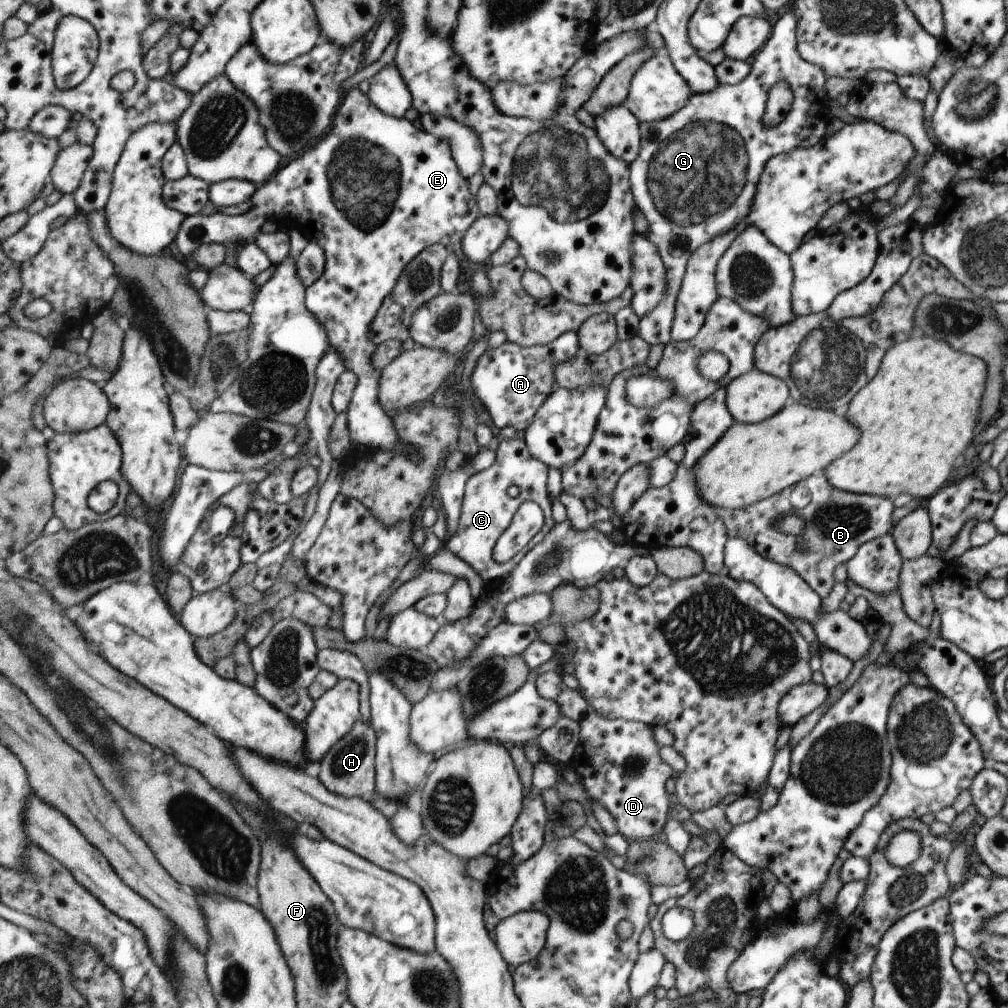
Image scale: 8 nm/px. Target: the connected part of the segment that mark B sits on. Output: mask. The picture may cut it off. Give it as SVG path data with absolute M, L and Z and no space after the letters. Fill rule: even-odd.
M816 472L754 505L731 511L715 509L714 514L722 520L727 538L739 537L757 555L789 566L817 597L823 599L833 587L832 571L837 565L850 561L866 541L890 534L895 526L892 523L894 508L887 498L837 491L826 482L823 474ZM786 513L800 515L806 521L801 535L790 536L772 528L772 523Z

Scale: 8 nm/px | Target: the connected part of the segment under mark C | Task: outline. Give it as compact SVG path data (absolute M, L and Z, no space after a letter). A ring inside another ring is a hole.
M520 435L515 438L503 440L497 446L496 458L493 464L487 469L480 466L464 485L464 494L460 507L459 522L453 536L446 537L443 541L443 548L463 560L465 564L481 578L484 583L493 582L507 577L509 572L523 559L523 556L535 548L538 543L549 533L554 526L554 520L549 514L549 500L547 488L545 488L545 476L548 468L546 464L531 456L526 444ZM515 485L519 489L517 498L509 498L506 490L509 486ZM526 501L535 502L541 508L543 514L543 526L518 554L509 558L506 562L497 563L492 558L492 549L495 547L497 538L501 532L510 524L513 514L519 506Z

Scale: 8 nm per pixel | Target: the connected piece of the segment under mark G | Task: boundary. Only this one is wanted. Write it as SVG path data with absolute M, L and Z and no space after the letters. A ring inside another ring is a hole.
M788 7L774 16L773 33L766 45L749 61L750 74L738 84L719 84L705 95L691 95L689 101L670 117L659 121L639 121L640 148L638 156L628 165L628 182L635 207L647 221L646 238L657 247L662 266L666 270L666 291L663 299L649 313L641 316L637 336L647 345L670 341L670 327L674 303L680 288L687 260L691 252L710 242L714 237L734 229L748 213L758 185L758 177L765 162L780 153L797 148L810 148L825 138L830 117L829 98L825 94L824 71L807 63L797 52L798 18ZM783 80L794 91L792 108L786 118L774 128L762 122L768 91Z

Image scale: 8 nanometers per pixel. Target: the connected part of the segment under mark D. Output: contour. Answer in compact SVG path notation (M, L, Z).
M563 688L554 702L559 706L562 717L578 723L580 742L576 747L576 758L570 766L582 783L589 802L591 800L601 804L613 818L616 831L627 842L651 839L651 836L659 834L669 812L669 794L665 790L665 780L671 776L672 769L662 762L658 754L659 748L652 738L651 726L636 721L604 718L589 707L579 692L567 688Z

